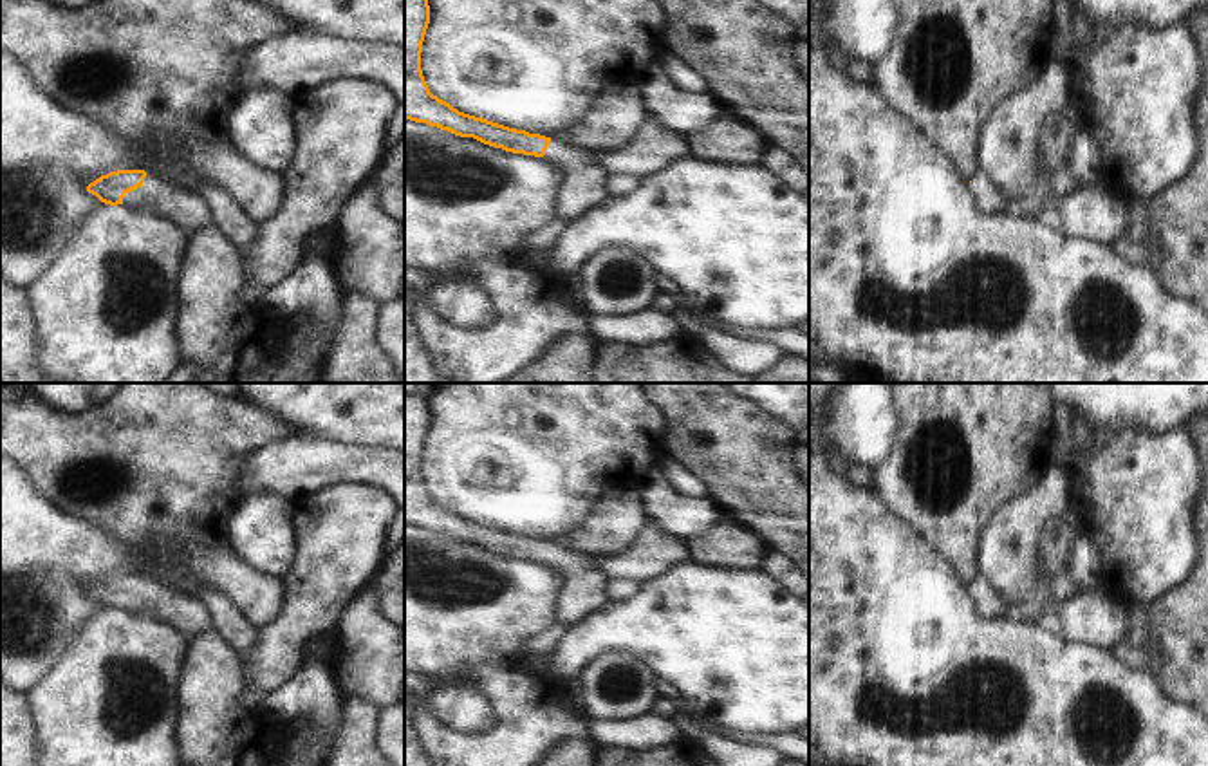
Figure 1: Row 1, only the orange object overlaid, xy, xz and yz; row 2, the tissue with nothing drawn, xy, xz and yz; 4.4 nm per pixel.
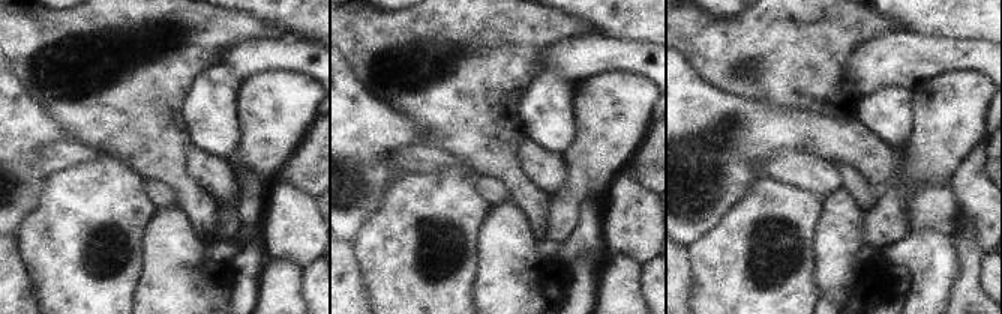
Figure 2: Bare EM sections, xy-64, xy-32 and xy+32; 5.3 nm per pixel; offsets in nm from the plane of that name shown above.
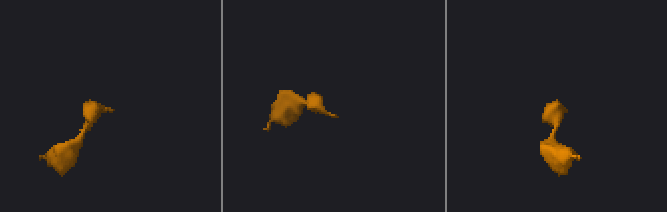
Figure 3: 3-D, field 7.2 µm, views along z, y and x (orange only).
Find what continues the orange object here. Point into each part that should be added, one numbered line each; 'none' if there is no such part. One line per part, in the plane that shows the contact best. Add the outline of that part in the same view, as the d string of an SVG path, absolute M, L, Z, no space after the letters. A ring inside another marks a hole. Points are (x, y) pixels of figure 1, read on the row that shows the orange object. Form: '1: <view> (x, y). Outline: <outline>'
1: xy (188, 212). Outline: M146 173L139 188L125 193L123 204L153 210L173 220L186 235L211 226L211 211L199 197L153 173Z

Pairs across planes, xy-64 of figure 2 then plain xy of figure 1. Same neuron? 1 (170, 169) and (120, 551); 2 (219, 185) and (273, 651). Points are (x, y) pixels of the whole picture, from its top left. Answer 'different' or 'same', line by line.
1: different
2: different

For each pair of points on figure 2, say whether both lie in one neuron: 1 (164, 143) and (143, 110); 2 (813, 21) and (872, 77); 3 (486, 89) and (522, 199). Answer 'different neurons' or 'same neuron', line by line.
1: same neuron
2: different neurons
3: same neuron

